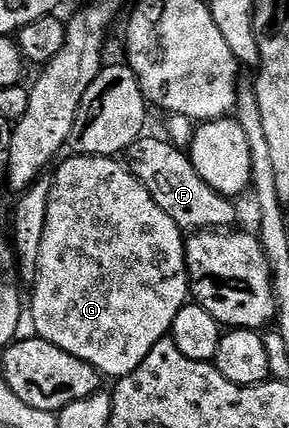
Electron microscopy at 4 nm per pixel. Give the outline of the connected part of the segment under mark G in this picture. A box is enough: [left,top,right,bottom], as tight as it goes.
[33,156,189,380]

